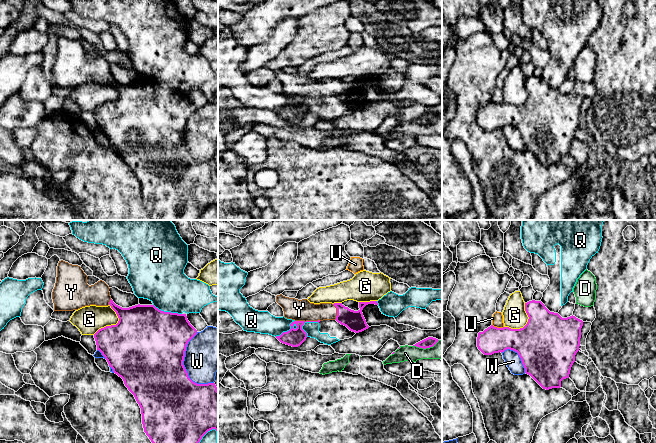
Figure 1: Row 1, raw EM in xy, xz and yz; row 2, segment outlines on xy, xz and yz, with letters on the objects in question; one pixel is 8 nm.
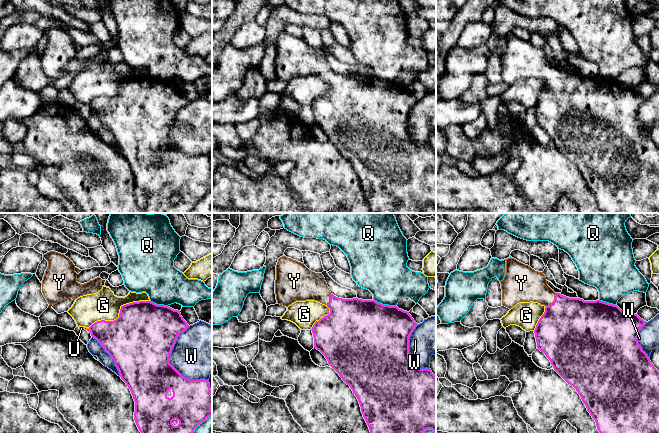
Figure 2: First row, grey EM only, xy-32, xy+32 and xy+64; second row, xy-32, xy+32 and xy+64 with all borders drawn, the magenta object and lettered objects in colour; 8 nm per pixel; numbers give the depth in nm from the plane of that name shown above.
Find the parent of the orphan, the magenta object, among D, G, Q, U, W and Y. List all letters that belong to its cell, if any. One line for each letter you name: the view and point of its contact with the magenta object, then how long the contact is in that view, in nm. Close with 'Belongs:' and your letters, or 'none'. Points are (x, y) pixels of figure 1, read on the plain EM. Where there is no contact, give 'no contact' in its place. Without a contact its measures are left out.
Y: xz (337, 88) | 130 nm
Belongs: Y

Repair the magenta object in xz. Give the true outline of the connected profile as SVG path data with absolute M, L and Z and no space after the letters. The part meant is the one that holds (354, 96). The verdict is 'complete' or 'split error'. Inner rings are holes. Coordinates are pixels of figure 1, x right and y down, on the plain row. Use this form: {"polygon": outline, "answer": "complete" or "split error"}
{"polygon": "M282 70L276 72L276 78L283 84L284 93L293 96L291 105L276 114L292 123L298 123L306 116L307 109L302 105L305 98L336 96L352 108L362 108L369 104L362 89L363 84L368 80L378 81L377 77L359 78L360 85L354 87L342 79L314 80L307 75L298 76Z", "answer": "split error"}

